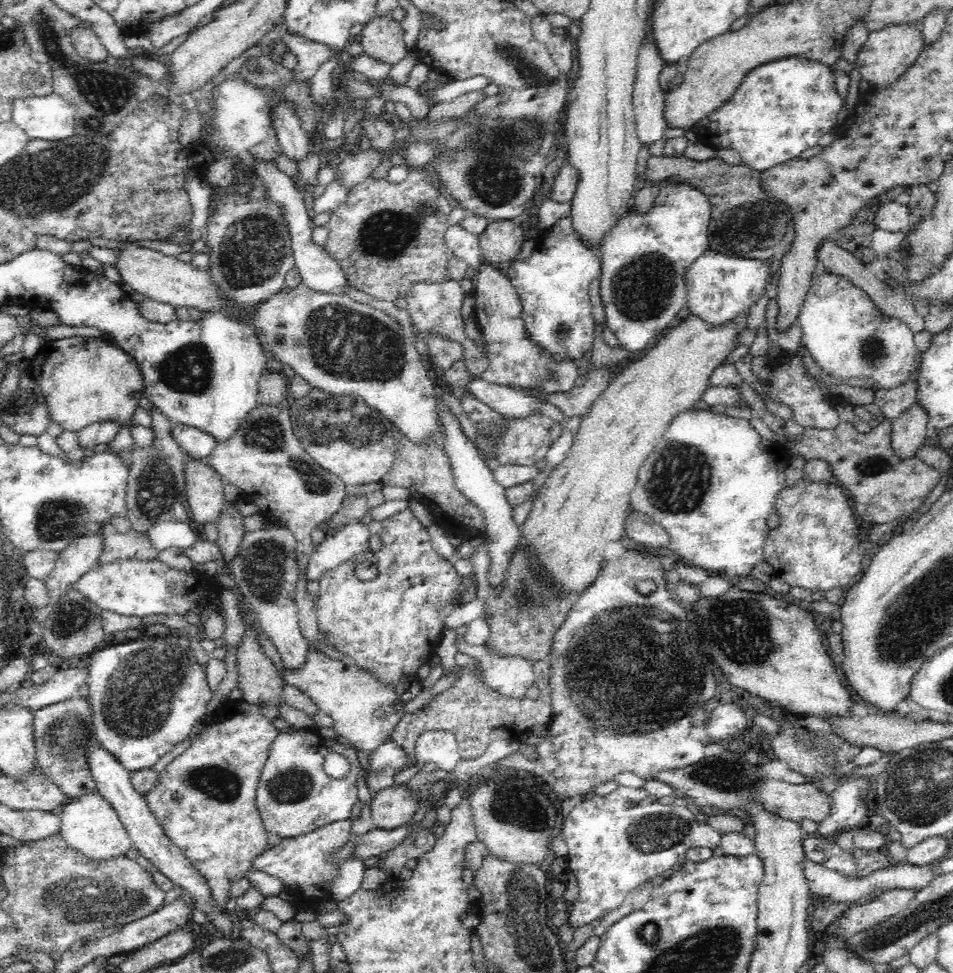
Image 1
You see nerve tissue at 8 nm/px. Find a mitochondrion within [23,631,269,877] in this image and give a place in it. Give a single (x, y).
(140, 694)

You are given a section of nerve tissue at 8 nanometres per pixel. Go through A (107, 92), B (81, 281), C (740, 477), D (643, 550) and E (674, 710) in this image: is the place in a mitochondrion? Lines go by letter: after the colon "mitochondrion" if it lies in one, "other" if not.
A: mitochondrion
B: other
C: other
D: other
E: mitochondrion

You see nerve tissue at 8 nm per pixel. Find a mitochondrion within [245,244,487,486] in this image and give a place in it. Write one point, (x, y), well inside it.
(348, 343)

